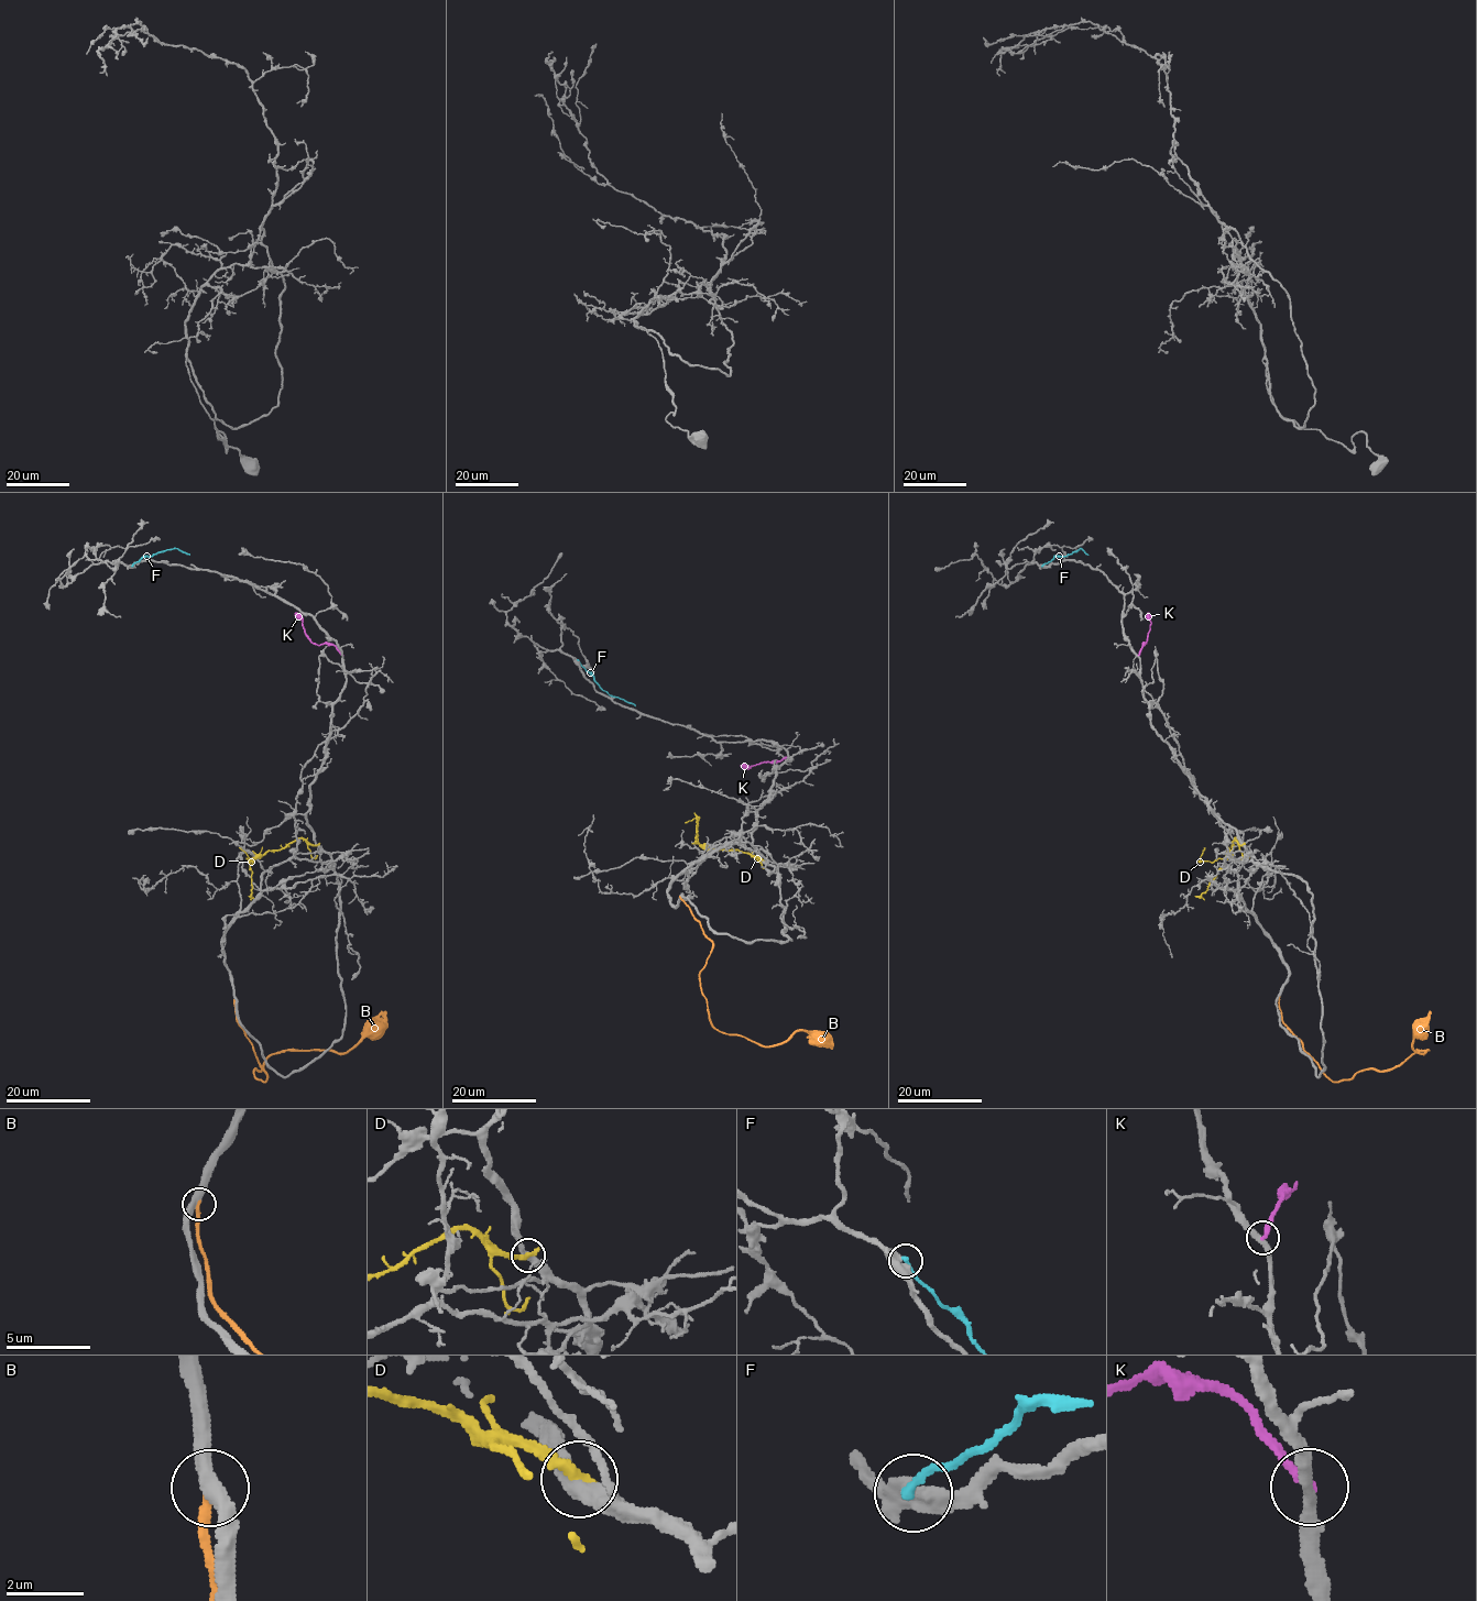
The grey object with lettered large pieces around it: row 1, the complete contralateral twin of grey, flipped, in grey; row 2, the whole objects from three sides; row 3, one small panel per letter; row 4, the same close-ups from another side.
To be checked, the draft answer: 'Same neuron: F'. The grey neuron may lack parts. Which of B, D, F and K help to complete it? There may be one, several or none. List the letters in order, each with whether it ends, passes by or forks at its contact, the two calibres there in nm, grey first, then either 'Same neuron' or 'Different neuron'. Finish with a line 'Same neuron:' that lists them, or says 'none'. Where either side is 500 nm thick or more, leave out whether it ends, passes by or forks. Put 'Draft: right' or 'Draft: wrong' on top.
Draft: wrong
B: It ends there. Thickness 400 nm (grey) against 280 nm. Same neuron
D: It ends there. Thickness 400 nm (grey) against 360 nm. Different neuron
F: Thickness 550 nm (grey) against 240 nm. Different neuron
K: It ends there. Thickness 320 nm (grey) against 240 nm. Different neuron
Same neuron: B

